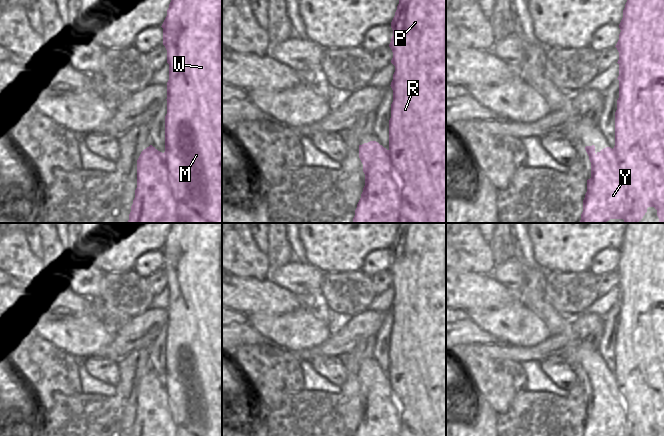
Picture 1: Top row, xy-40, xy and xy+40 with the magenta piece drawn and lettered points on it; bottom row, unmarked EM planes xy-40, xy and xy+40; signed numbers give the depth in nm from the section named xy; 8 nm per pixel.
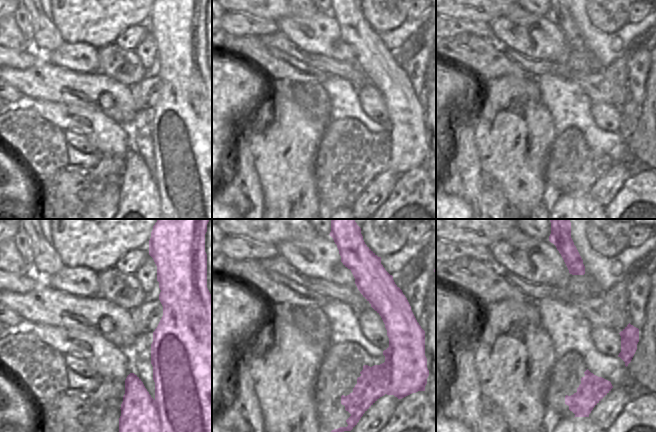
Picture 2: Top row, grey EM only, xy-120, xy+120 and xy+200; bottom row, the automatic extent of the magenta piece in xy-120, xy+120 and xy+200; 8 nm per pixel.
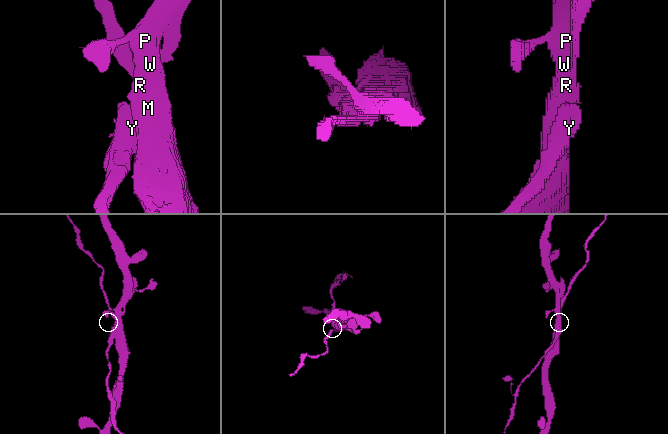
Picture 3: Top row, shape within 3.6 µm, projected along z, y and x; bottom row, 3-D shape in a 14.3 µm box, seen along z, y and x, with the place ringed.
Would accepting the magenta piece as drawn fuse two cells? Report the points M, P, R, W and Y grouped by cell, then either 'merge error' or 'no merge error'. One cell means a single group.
M P R W / Y; merge error

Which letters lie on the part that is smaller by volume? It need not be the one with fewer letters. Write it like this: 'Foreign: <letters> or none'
Foreign: Y.

